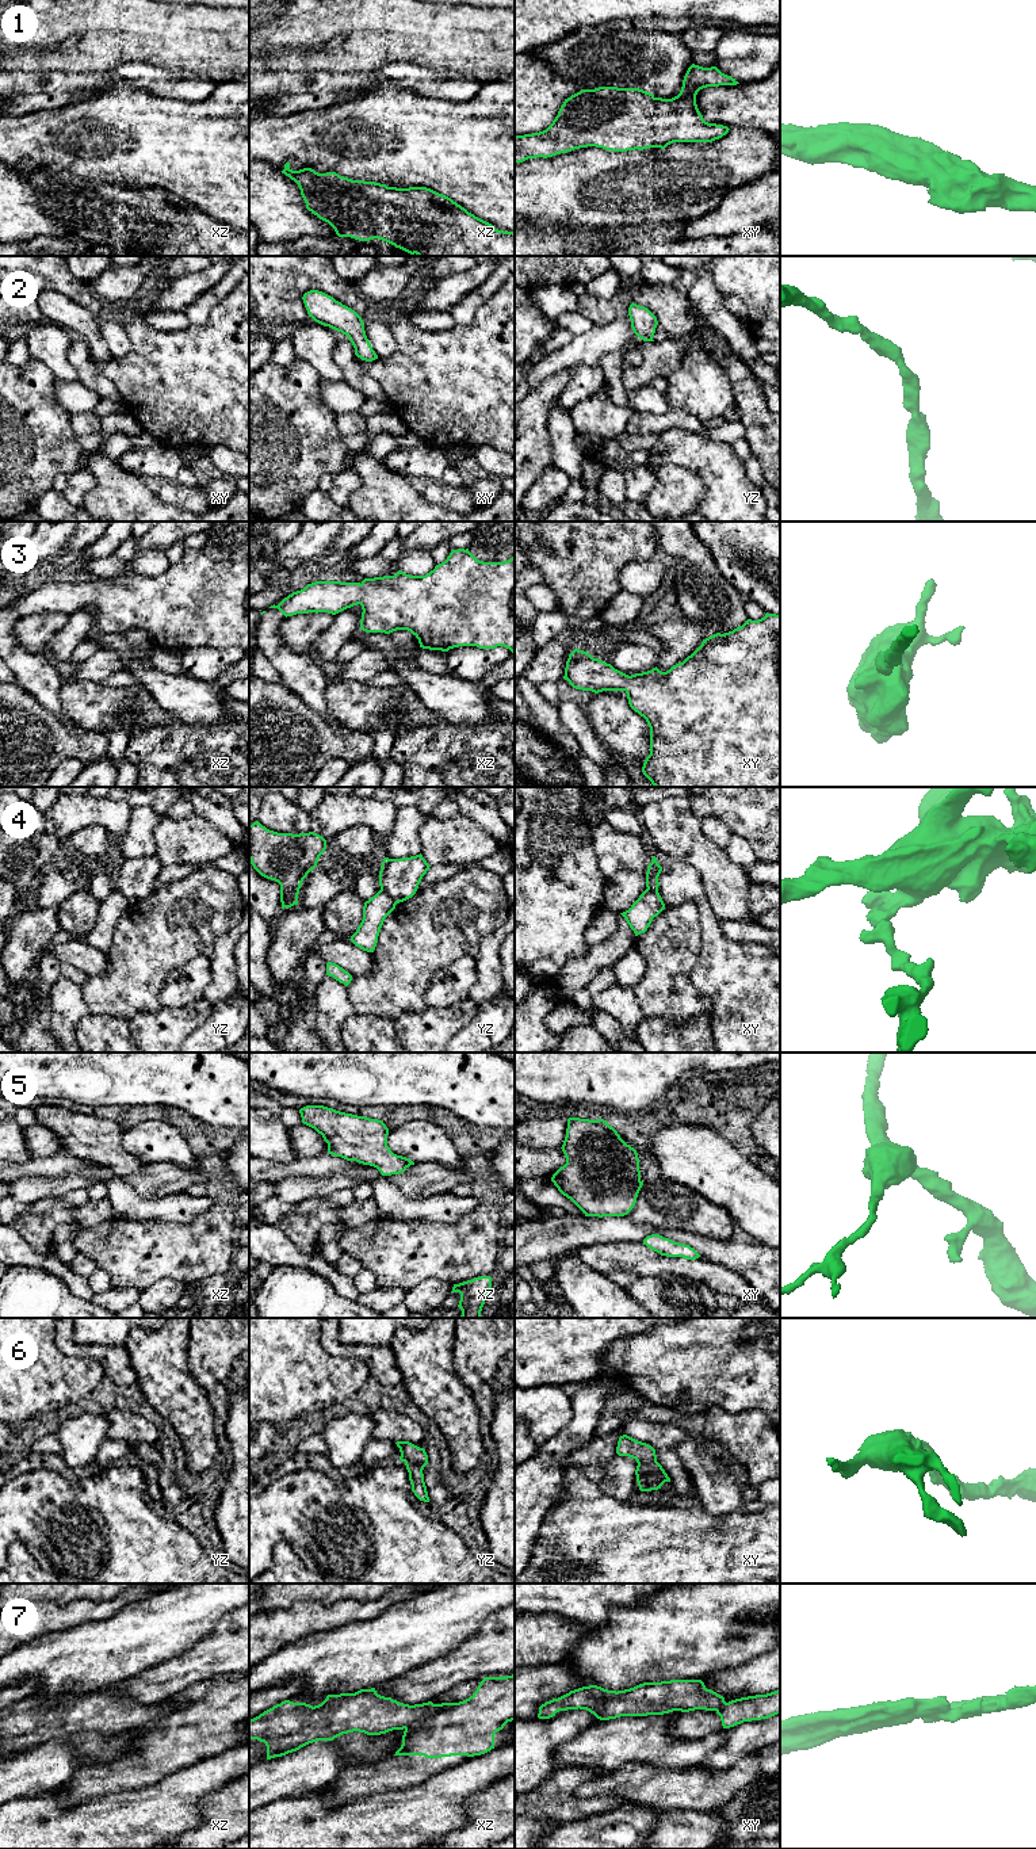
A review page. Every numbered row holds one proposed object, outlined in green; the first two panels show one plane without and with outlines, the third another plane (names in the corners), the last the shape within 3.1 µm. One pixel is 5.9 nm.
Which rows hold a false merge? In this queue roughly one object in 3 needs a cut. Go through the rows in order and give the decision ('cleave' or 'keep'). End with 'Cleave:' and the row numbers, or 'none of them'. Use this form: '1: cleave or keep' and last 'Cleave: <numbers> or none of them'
1: keep
2: keep
3: keep
4: cleave
5: keep
6: keep
7: cleave
Cleave: 4, 7

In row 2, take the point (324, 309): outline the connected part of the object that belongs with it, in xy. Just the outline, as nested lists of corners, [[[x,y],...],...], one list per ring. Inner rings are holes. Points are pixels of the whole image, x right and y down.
[[[318,290],[305,293],[302,299],[316,322],[348,336],[358,358],[366,362],[378,359],[366,336],[364,322],[355,310]]]

